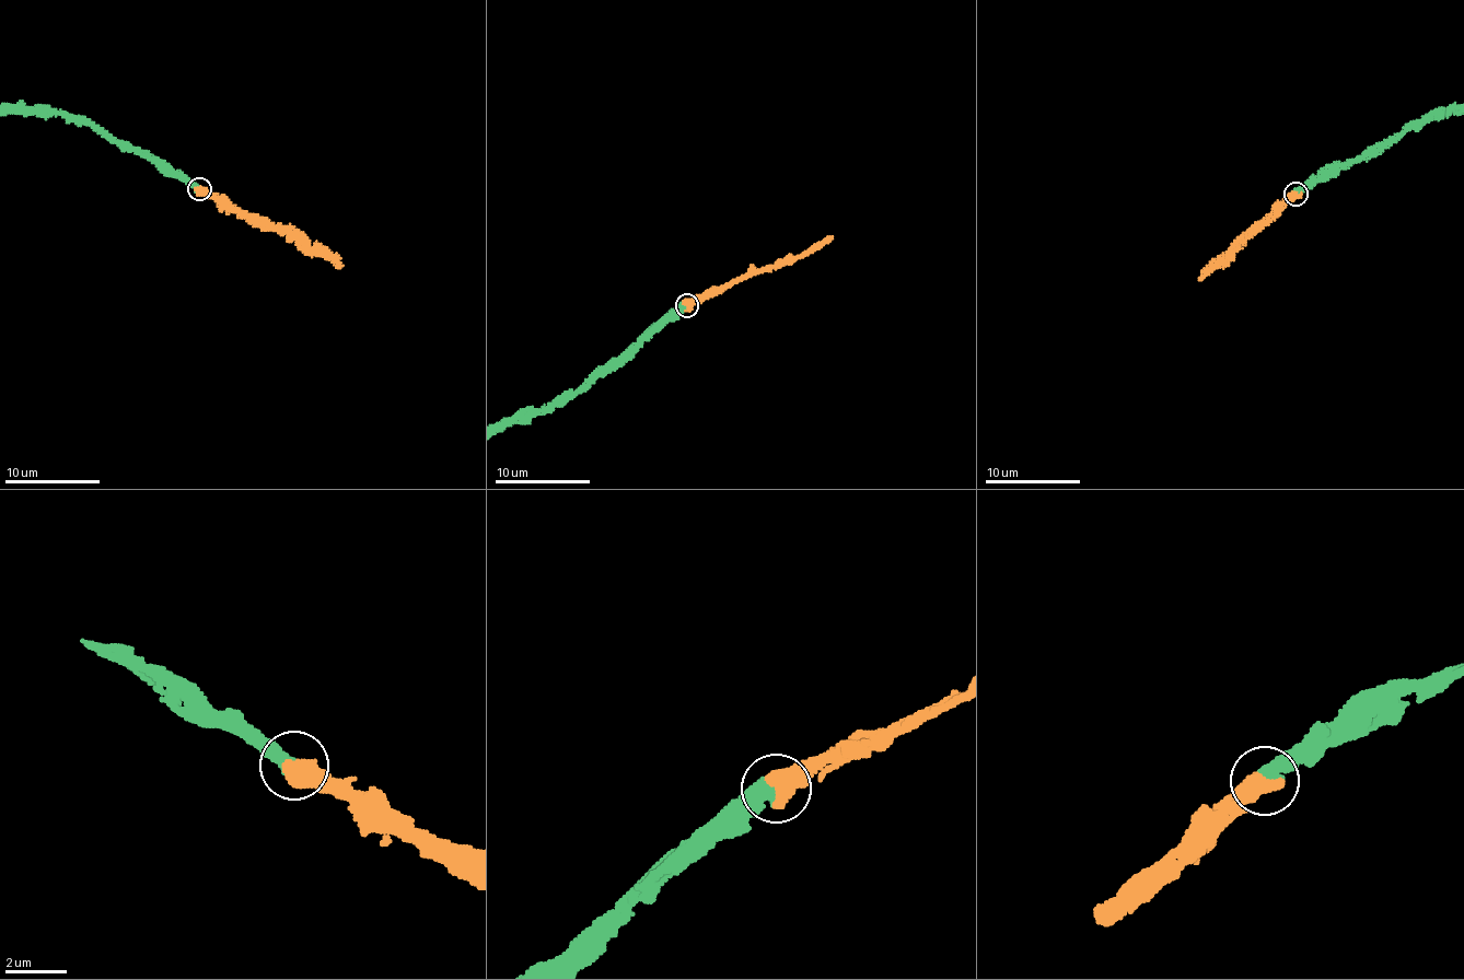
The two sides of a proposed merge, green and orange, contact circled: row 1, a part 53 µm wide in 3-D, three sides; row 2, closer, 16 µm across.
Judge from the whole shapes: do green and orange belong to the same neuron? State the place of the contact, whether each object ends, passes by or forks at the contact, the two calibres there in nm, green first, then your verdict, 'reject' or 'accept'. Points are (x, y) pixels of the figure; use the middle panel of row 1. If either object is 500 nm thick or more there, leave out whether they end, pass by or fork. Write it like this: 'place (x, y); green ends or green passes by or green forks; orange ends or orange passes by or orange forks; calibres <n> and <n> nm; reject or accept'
place (687, 305); calibres 440 and 650 nm; accept

